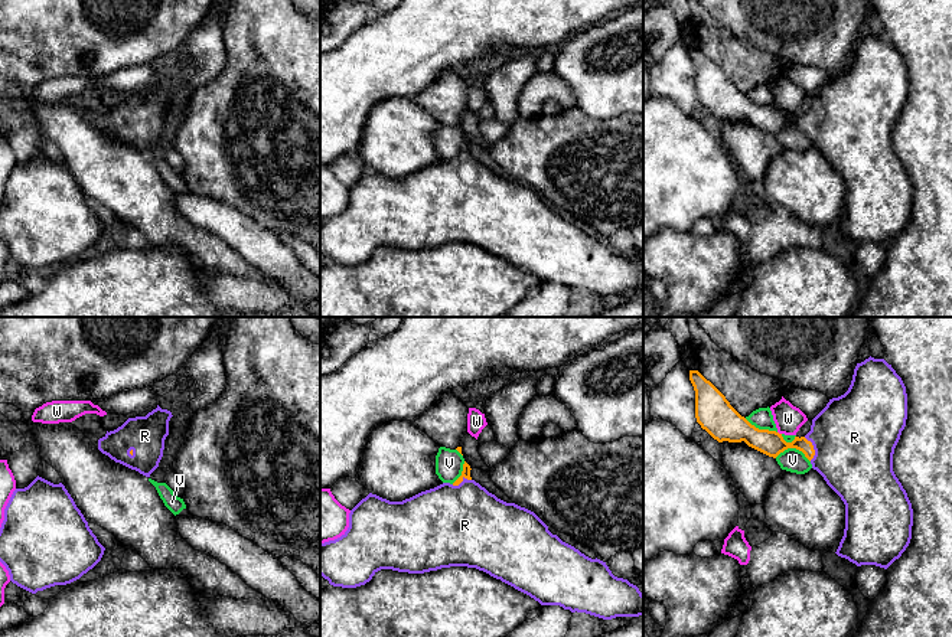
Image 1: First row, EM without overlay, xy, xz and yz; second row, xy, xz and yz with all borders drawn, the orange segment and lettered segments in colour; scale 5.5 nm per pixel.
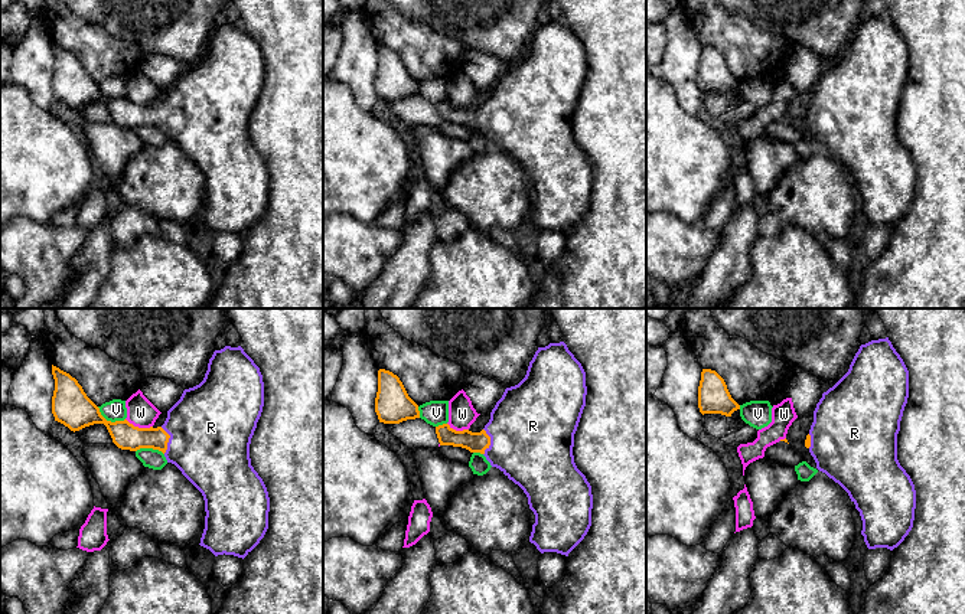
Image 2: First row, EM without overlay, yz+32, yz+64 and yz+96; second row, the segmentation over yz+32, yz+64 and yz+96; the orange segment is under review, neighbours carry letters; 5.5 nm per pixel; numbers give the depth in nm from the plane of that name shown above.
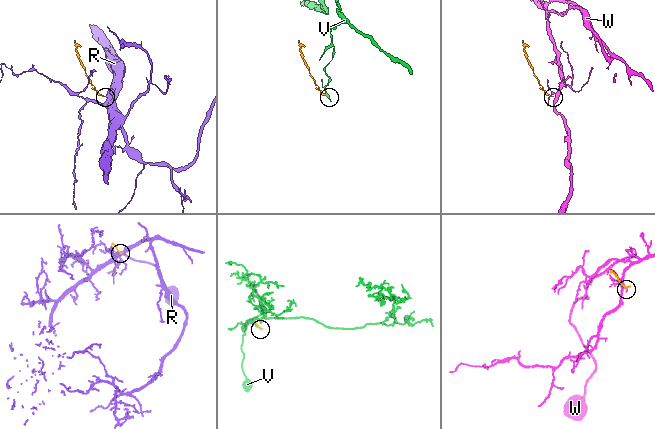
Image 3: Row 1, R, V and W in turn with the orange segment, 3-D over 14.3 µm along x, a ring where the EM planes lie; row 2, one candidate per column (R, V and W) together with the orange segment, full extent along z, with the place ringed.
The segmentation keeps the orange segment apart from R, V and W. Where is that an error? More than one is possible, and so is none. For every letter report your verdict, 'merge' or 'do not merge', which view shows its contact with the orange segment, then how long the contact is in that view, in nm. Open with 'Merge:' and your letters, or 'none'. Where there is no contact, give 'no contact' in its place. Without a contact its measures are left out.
Merge: R
R: merge; meets orange in yz; contact 140 nm long
V: do not merge; meets orange in yz; contact 200 nm long
W: do not merge; meets orange in yz; contact 30 nm long

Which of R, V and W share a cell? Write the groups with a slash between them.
R / V / W

